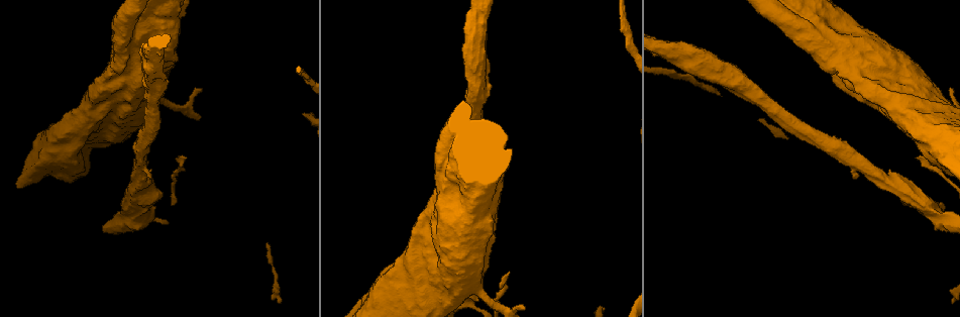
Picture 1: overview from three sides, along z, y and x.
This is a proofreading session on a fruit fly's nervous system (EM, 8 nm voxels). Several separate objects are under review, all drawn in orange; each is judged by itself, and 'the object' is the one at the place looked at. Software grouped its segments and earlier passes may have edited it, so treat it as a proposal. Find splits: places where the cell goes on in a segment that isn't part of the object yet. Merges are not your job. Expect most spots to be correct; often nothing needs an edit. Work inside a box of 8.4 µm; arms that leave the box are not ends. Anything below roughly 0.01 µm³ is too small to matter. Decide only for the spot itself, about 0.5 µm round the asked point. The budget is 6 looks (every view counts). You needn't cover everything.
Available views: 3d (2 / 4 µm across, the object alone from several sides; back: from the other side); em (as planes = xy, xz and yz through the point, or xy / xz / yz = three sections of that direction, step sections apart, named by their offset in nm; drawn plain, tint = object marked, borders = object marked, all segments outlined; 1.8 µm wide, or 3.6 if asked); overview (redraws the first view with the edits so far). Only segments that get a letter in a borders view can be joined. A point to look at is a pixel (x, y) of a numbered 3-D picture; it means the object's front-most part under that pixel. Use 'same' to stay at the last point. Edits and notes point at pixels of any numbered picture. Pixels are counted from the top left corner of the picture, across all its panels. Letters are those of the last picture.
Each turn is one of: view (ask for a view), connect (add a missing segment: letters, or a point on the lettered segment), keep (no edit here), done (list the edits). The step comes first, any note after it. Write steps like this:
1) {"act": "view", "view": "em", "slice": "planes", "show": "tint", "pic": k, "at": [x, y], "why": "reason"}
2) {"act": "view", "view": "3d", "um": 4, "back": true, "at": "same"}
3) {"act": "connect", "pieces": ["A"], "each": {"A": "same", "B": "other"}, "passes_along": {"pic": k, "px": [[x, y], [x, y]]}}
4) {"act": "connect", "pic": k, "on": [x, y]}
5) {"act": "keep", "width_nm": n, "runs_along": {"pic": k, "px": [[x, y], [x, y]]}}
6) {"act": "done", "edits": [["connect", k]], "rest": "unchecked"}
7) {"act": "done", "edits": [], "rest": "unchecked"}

{"act": "view", "view": "3d", "um": 4, "pic": 1, "at": [939, 215], "why": "three arms meet"}

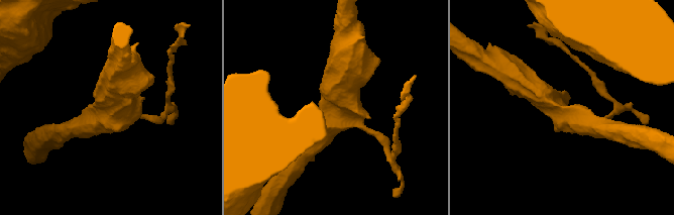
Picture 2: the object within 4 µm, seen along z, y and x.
{"act": "view", "view": "em", "slice": "planes", "show": "tint", "pic": 2, "at": [113, 114], "arms": 3}

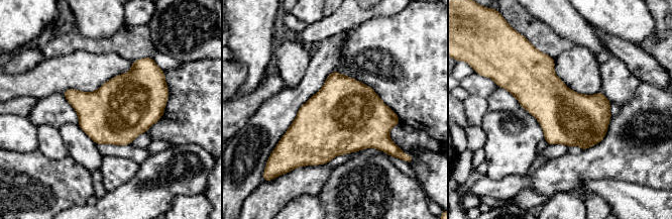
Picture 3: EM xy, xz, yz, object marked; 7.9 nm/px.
{"act": "view", "view": "em", "slice": "planes", "show": "borders", "at": "same", "why": "see the neighbours"}

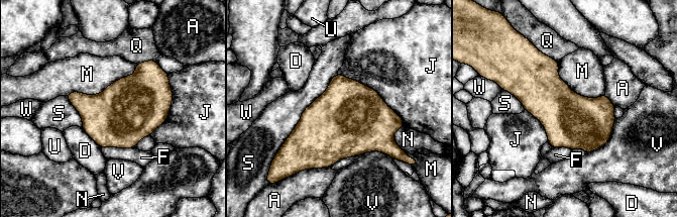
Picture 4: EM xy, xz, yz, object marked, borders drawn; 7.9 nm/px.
{"act": "keep", "each": {"A": "other", "D": "other", "F": "other", "J": "other", "M": "other", "N": "other", "Q": "other", "S": "other", "U": "other", "V": "other", "W": "other"}, "border": {"pic": 4, "px": [[136, 64], [100, 93], [66, 95]]}, "found": "none of them fits"}

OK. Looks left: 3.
{"act": "view", "view": "3d", "um": 4, "pic": 1, "at": [428, 261], "why": "touches itself"}

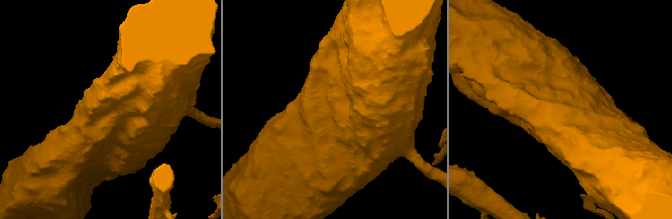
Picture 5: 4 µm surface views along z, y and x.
{"act": "view", "view": "em", "um": 3.6, "slice": "yz", "step": 8, "show": "tint", "pic": 5, "at": [336, 108], "why": "now the EM"}

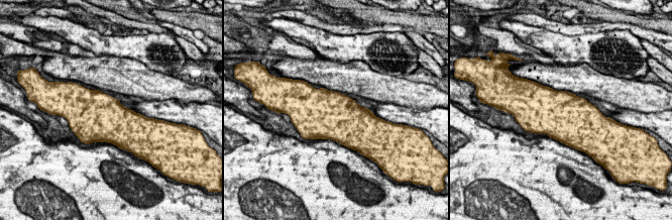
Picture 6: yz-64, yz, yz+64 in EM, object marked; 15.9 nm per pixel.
{"act": "view", "view": "em", "um": 3.6, "slice": "planes", "show": "borders", "at": "same"}

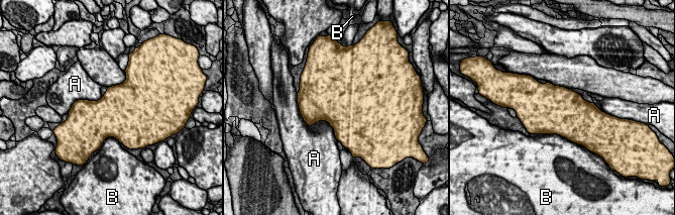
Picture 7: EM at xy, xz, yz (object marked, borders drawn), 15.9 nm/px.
{"act": "keep", "each": {"A": "other", "B": "other"}, "border": {"pic": 7, "px": [[102, 97], [97, 100], [76, 101]]}, "found": "no lettered segment goes on from it"}

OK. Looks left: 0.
{"act": "done", "edits": [], "rest": "unchecked"}

